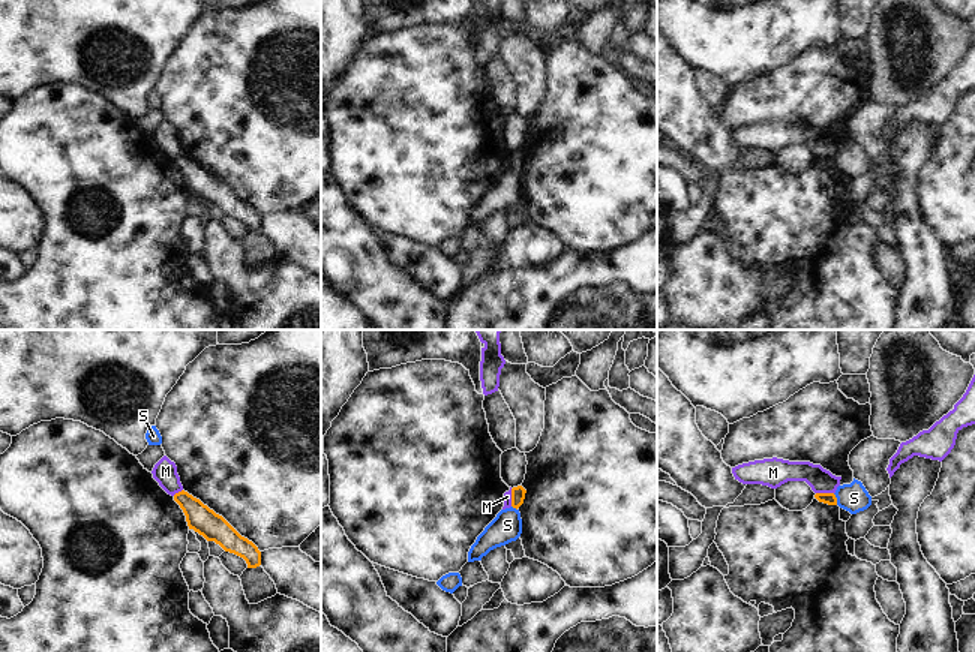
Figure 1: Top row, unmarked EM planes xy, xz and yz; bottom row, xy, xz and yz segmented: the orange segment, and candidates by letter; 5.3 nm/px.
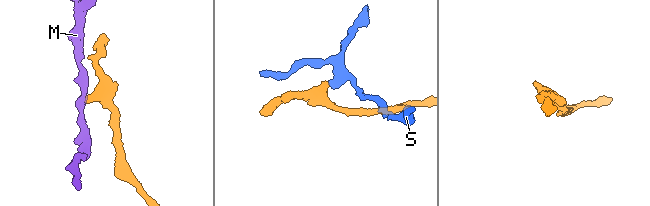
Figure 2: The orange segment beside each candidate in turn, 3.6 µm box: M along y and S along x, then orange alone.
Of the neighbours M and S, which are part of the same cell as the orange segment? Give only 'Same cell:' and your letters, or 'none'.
Same cell: none

